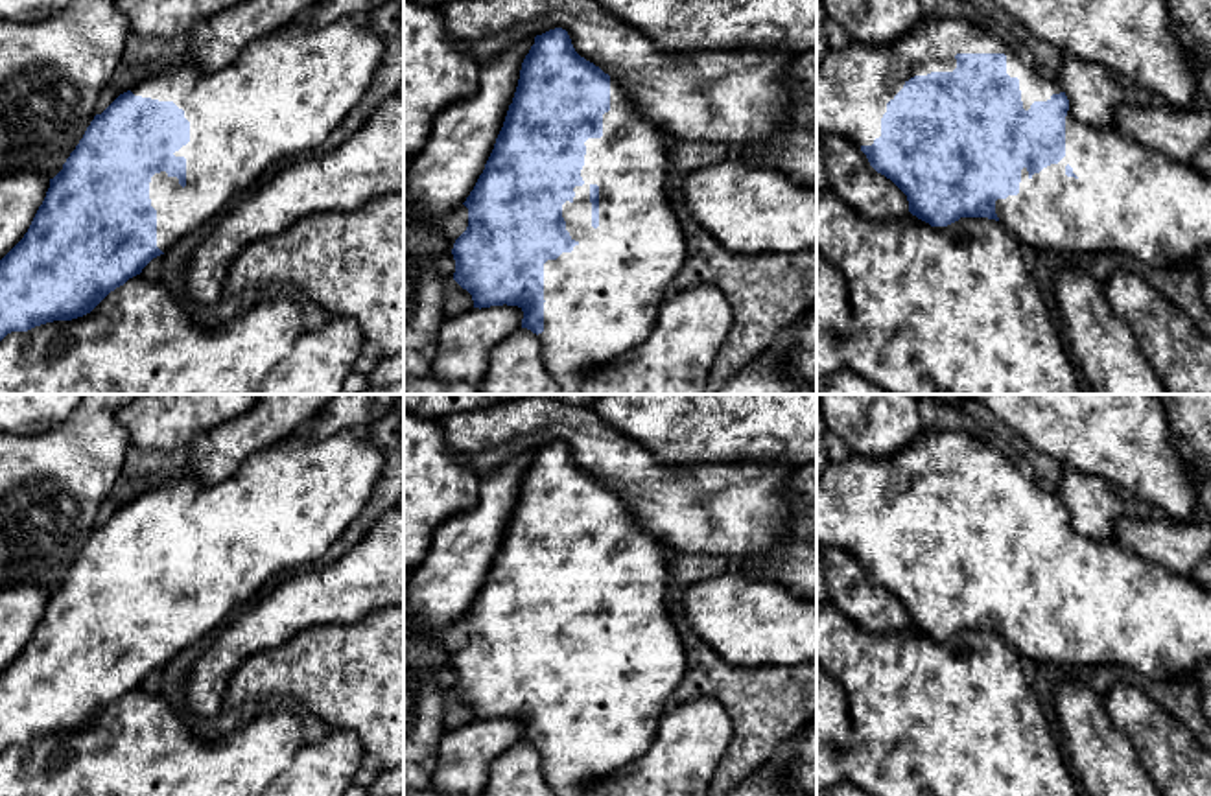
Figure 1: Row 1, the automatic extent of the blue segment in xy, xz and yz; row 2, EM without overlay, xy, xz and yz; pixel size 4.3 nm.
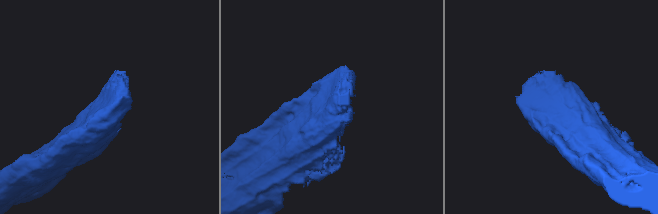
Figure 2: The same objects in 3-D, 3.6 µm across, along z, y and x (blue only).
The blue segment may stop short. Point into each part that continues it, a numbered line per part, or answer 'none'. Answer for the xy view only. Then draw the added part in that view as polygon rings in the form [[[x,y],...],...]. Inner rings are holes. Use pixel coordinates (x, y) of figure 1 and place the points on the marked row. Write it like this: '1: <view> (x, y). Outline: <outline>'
1: xy (286, 93). Outline: [[[363,17],[323,26],[291,22],[251,42],[234,63],[219,70],[182,61],[135,85],[135,96],[173,101],[190,122],[190,142],[173,153],[186,158],[186,186],[166,171],[155,173],[149,182],[151,206],[157,210],[157,247],[166,252],[177,240],[206,227],[254,190],[271,164],[321,151],[365,96],[383,52],[382,37]]]

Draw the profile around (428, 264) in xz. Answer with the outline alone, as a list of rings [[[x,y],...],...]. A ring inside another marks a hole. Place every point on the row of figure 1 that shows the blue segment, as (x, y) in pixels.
[[[464,205],[441,216],[413,216],[404,210],[404,378],[429,372],[437,352],[437,334],[446,321],[446,282],[455,273],[452,249],[466,227],[468,208]]]

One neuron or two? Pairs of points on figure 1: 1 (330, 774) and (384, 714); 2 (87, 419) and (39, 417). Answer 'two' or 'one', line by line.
1: two
2: two

